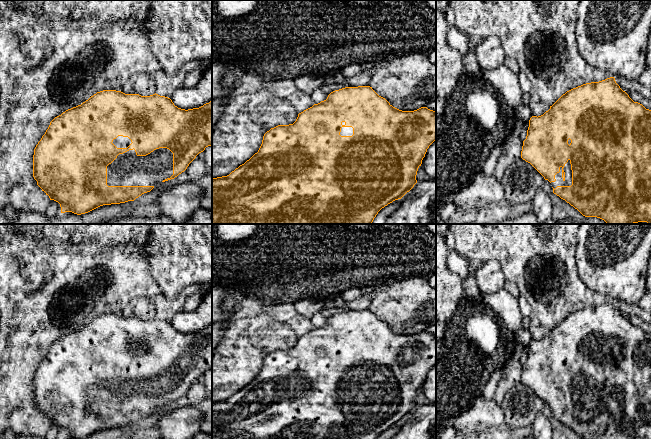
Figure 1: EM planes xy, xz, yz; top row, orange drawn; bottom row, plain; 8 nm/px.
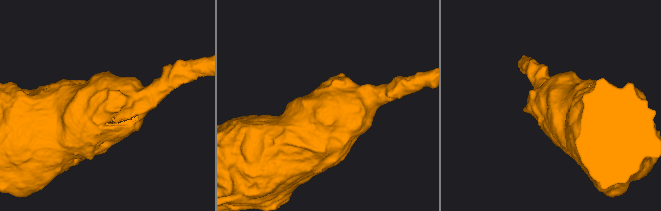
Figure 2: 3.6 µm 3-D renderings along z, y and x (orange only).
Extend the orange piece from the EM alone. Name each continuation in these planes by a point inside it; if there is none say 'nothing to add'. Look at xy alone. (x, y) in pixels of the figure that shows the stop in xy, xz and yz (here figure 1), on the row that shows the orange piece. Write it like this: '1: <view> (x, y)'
1: xy (128, 169)

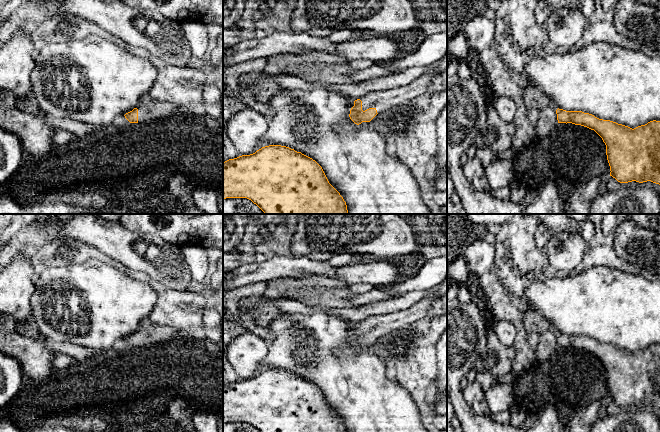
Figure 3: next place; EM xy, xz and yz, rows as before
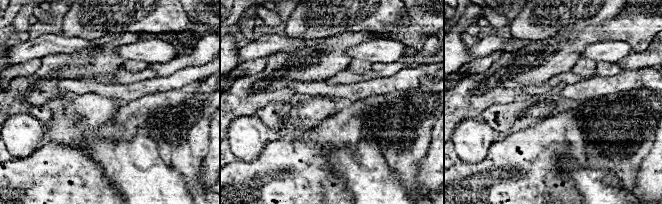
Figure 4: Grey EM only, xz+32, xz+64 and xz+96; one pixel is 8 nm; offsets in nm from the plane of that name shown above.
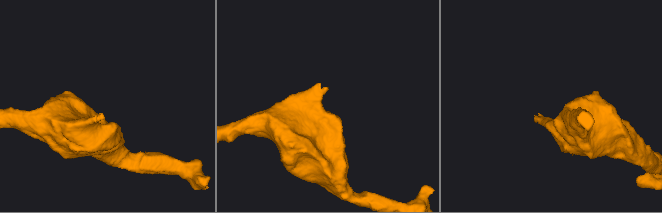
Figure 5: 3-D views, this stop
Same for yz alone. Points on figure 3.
nothing to add

